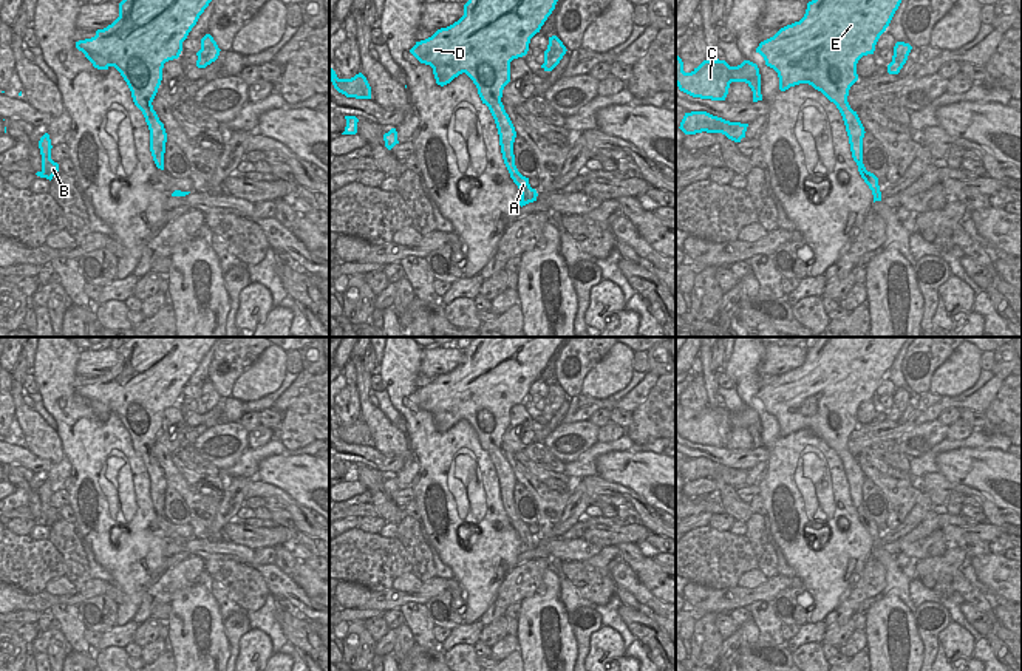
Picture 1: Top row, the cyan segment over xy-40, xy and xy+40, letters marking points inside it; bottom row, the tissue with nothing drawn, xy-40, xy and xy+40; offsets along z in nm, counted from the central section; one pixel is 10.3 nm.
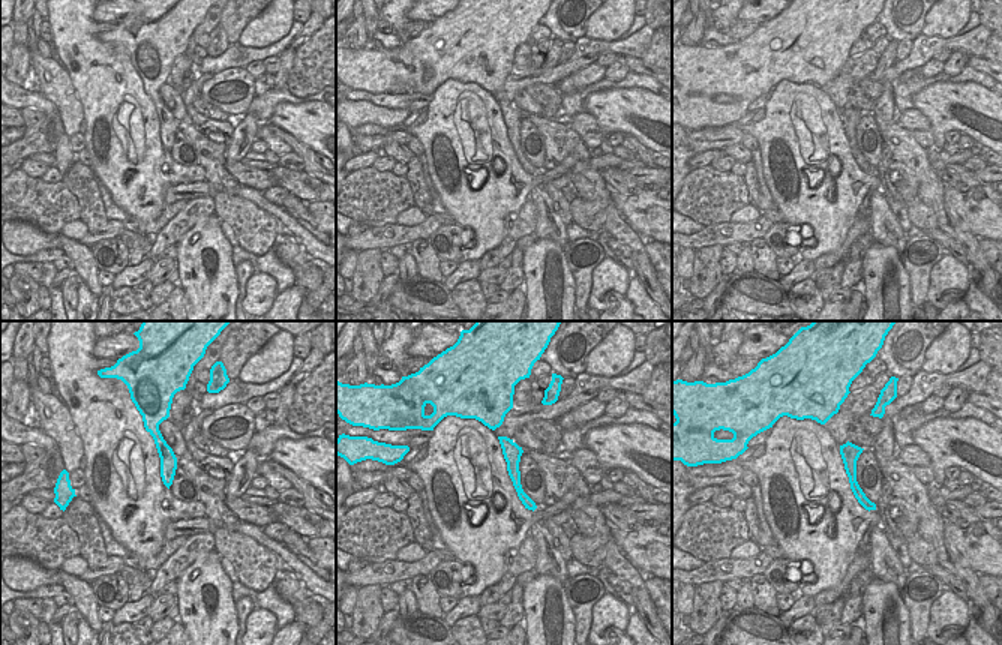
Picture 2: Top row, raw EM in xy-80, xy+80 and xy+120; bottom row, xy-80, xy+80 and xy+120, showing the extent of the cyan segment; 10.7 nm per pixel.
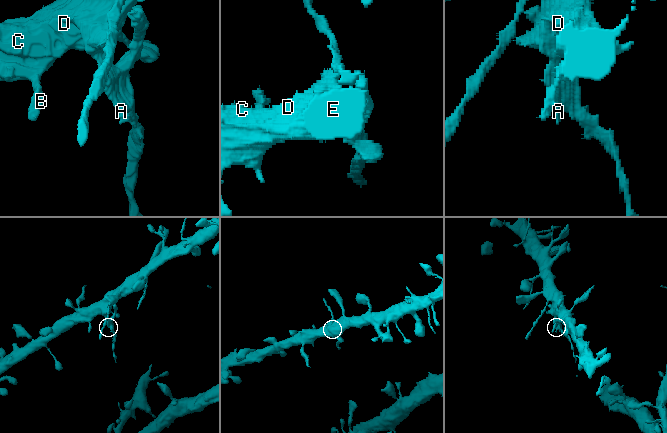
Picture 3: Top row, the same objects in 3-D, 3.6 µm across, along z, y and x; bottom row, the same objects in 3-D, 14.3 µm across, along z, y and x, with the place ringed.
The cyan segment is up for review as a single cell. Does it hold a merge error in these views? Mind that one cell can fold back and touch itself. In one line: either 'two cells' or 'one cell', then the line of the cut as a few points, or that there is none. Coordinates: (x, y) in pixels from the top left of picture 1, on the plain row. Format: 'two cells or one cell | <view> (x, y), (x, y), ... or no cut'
two cells | xy-40 (152, 446), (146, 453), (139, 455)

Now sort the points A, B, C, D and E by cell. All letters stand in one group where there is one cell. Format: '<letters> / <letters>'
A / B C D E

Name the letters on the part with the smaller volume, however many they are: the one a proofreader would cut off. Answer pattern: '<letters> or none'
A.

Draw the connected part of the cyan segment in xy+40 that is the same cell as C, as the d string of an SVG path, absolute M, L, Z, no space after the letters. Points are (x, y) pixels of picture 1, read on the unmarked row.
M676 402L676 431L693 444L725 447L731 428L745 428L753 438L753 448L762 447L756 410L744 407L730 413L725 407L707 405L691 419L685 419L682 405Z

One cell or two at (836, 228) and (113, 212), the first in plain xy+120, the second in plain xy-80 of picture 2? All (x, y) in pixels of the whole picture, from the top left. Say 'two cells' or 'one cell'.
two cells

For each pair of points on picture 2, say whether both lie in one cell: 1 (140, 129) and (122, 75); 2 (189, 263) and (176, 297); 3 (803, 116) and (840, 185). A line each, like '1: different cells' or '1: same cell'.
1: same cell
2: different cells
3: same cell

